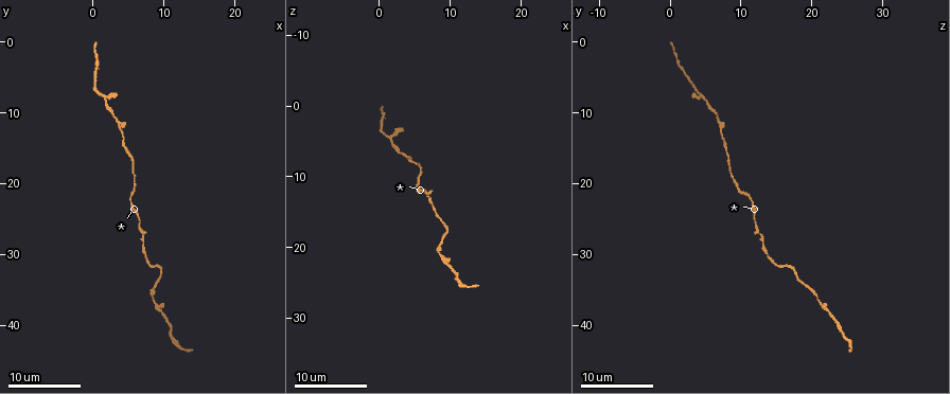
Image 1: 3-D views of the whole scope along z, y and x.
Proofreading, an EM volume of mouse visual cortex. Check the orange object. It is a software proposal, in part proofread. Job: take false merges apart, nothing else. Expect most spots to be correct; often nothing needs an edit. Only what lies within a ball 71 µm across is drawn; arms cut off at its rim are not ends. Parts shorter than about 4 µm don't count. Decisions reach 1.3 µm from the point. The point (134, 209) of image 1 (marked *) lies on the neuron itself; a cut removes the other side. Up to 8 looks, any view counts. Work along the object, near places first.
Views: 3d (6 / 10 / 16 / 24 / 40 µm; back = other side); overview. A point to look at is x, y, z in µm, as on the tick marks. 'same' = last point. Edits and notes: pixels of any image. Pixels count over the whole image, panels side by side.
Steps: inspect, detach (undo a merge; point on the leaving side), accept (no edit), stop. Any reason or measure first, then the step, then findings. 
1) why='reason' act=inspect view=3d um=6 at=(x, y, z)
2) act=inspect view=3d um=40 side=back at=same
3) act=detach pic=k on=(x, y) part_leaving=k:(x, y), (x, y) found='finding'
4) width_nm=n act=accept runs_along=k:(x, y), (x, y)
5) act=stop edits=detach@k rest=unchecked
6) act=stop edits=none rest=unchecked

why='sudden change in width' act=inspect view=3d um=6 at=(11.5, 42.5, 25.0)

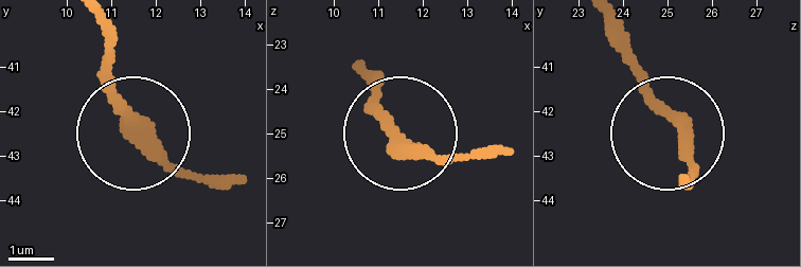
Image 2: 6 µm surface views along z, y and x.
width_nm=330 act=accept runs_along=2:(369, 70), (372, 105), (399, 139), (482, 154) found='all the same neuron'

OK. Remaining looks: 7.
why='thick turns thin' act=inspect view=3d um=10 at=(9.5, 38.5, 22.5)

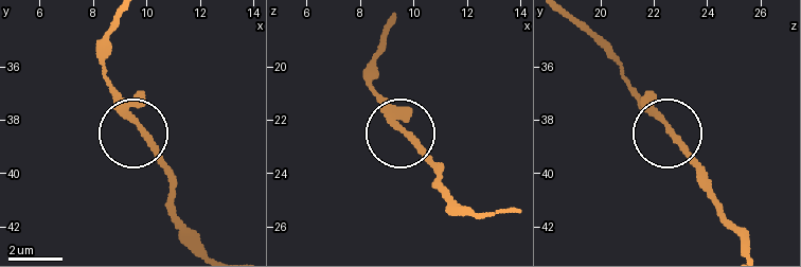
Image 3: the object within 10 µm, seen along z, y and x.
width_nm=190 act=accept runs_along=3:(391, 28), (375, 61), (373, 87), (434, 170) found='all the same neuron'

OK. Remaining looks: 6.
why='a narrow waist' act=inspect view=3d um=16 at=(3.0, 10.5, 6.5)

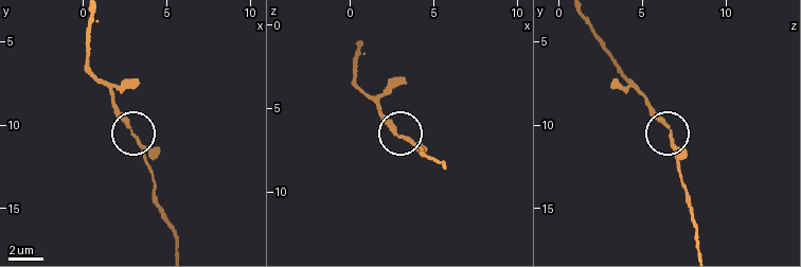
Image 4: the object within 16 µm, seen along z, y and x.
act=accept runs_along=4:(176, 248), (174, 227), (154, 189), (147, 150), (112, 105) found='continuous, no second neuron'

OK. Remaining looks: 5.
why='thin neck' act=inspect view=3d um=16 at=(0.5, 6.0, 3.0)

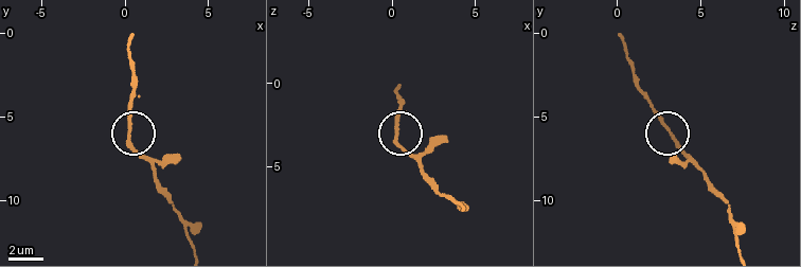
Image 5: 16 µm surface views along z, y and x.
act=accept runs_along=5:(194, 247), (190, 225), (132, 144), (131, 90) found='all the same neuron'

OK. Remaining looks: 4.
act=stop edits=none rest=unchecked

